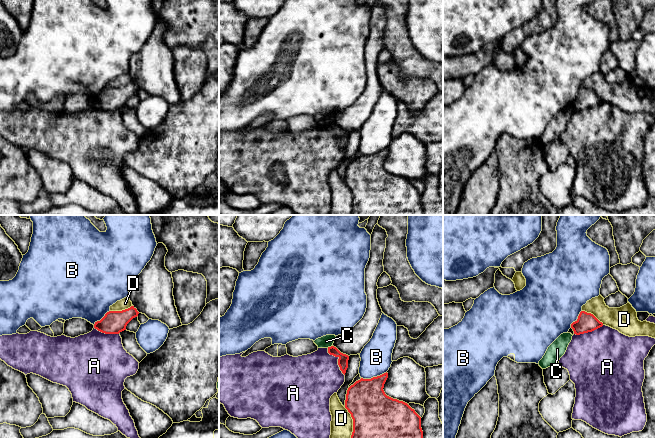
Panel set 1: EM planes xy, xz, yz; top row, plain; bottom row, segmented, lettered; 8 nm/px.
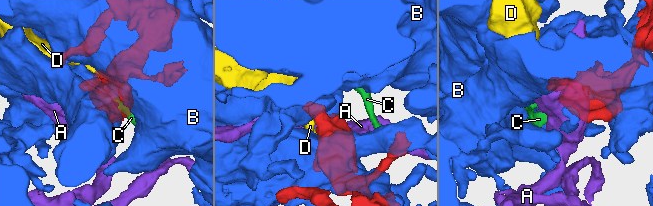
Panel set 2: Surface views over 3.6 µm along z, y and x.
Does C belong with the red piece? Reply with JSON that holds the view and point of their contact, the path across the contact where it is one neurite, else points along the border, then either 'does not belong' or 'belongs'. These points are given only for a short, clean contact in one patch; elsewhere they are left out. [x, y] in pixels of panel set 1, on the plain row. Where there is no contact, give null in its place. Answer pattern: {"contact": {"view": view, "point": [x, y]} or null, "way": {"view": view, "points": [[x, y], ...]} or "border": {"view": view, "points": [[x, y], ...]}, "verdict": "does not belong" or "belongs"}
{"contact": {"view": "xz", "point": [329, 123]}, "way": {"view": "xz", "points": [[343, 135], [329, 123], [326, 117]]}, "verdict": "belongs"}

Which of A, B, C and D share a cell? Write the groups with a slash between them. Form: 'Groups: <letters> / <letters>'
Groups: A / B / C / D

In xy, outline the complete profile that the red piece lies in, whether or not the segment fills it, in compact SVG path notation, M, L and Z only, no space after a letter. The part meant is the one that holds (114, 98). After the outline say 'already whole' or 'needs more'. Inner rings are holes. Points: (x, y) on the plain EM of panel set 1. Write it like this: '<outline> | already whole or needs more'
M134 82L122 87L109 87L100 97L95 98L94 104L105 110L119 110L126 106L127 100L138 90Z | already whole

